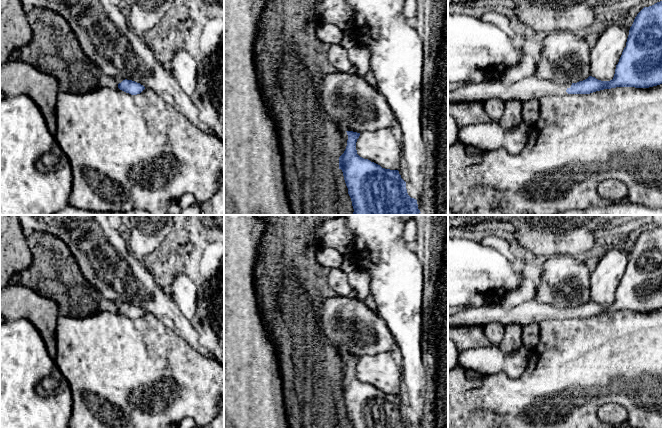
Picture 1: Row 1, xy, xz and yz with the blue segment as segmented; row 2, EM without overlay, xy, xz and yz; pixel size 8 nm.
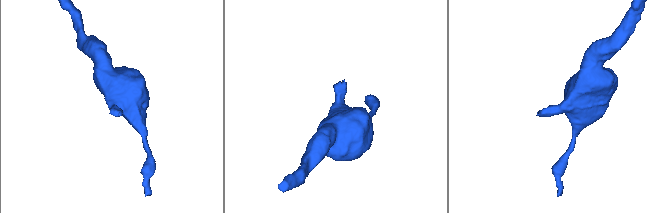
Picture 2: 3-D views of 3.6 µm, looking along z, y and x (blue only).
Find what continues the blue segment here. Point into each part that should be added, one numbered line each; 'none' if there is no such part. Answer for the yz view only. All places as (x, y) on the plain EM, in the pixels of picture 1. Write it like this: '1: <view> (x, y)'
1: yz (530, 312)

